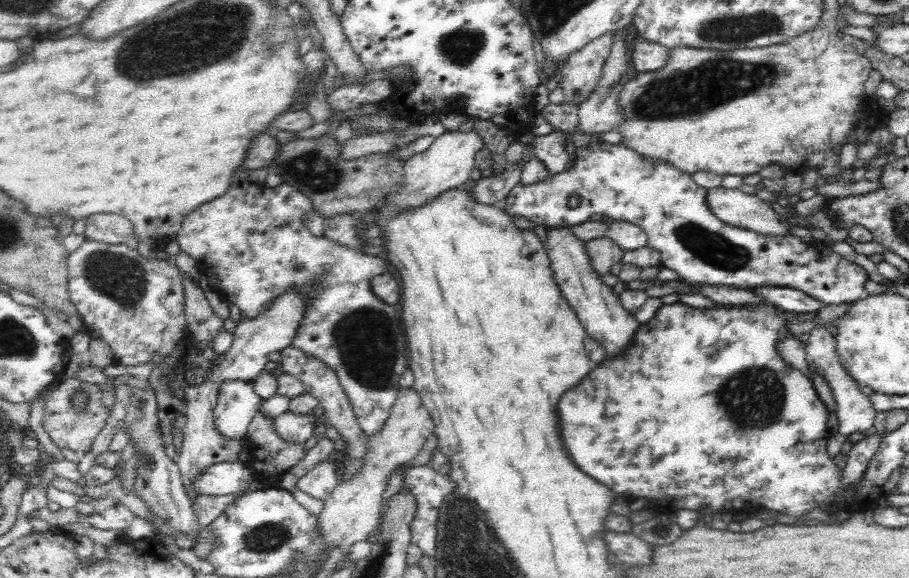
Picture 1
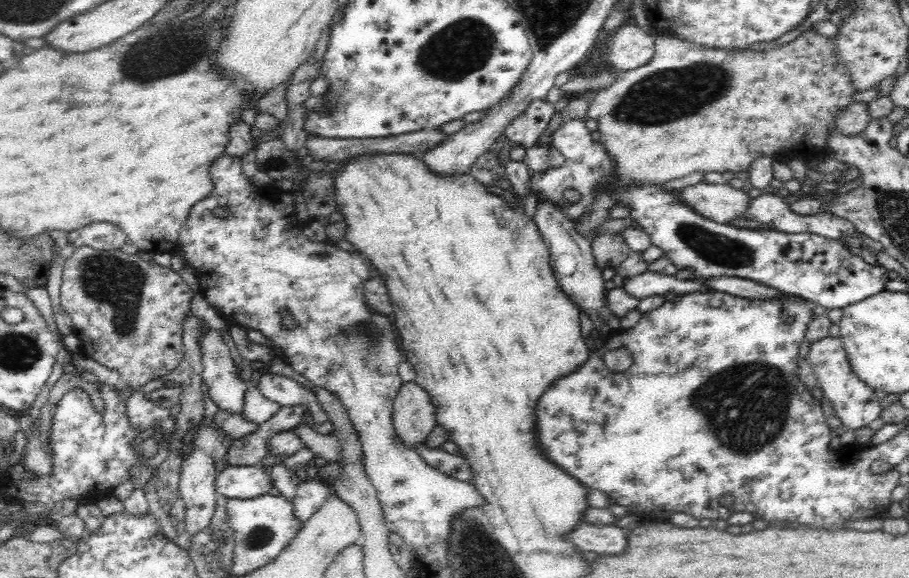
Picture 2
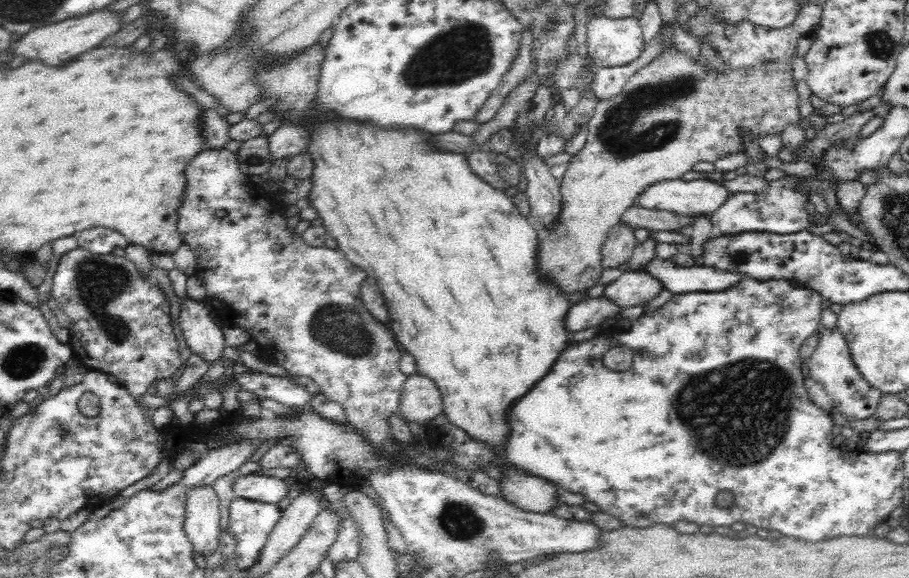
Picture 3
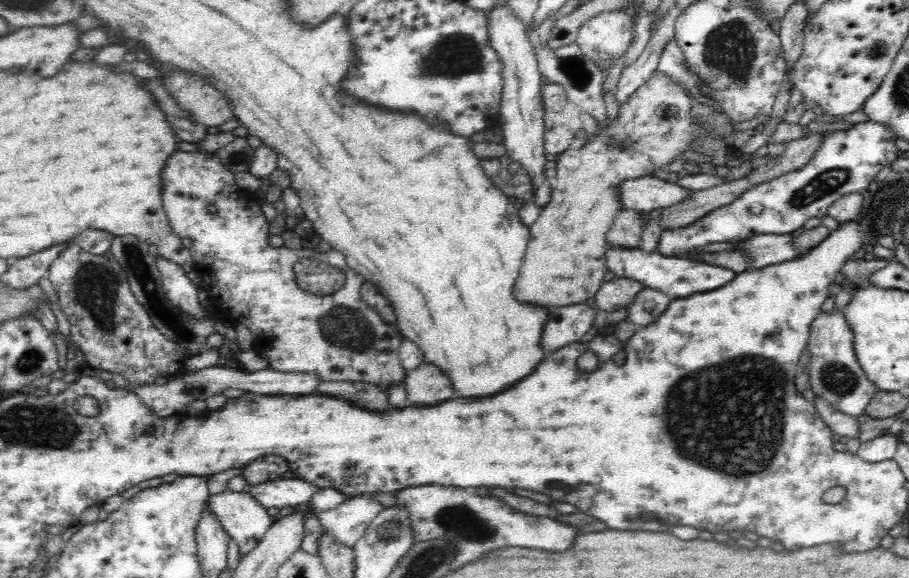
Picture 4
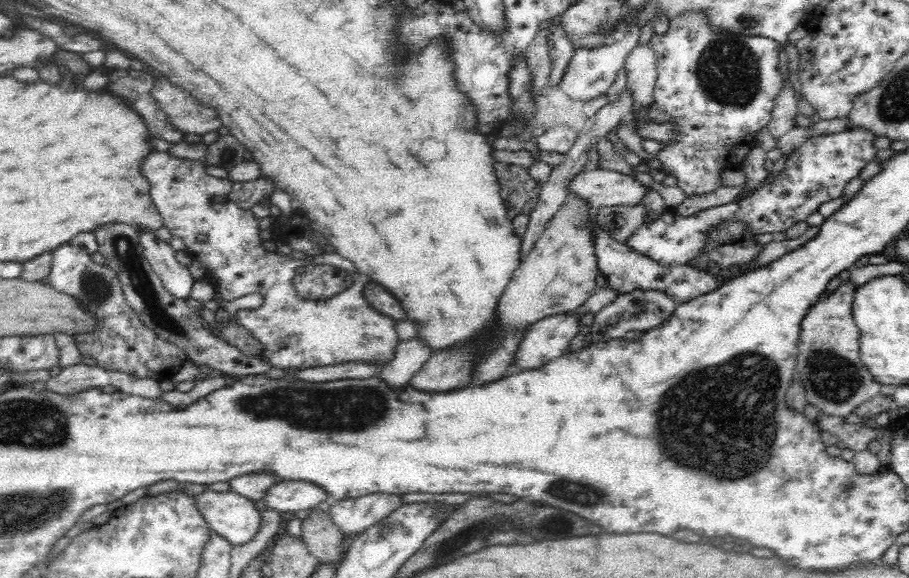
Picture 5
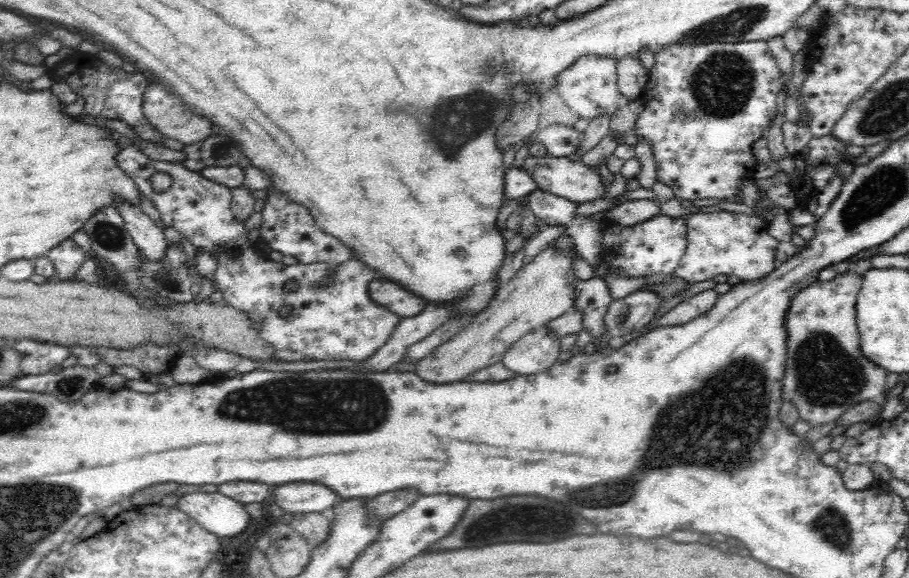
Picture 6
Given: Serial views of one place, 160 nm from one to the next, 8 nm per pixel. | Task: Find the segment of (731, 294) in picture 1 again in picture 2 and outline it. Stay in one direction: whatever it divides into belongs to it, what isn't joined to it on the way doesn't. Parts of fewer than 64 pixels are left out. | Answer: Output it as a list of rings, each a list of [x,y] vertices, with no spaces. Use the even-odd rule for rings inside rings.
[[[650,271],[624,279],[620,287],[628,295],[638,300],[648,298],[648,296],[664,296],[667,292],[677,295],[690,294],[690,292],[710,292],[710,288],[702,285],[701,282],[679,280],[675,276]]]

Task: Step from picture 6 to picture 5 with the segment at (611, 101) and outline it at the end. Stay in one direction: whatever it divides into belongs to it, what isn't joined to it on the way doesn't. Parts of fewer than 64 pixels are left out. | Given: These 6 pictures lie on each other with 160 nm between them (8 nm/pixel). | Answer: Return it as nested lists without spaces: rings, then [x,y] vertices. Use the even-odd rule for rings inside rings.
[[[630,27],[623,35],[618,34],[617,38],[608,44],[605,43],[596,48],[576,48],[558,86],[570,99],[582,101],[582,104],[598,96],[606,95],[610,86],[618,78],[628,52],[637,46],[640,32],[638,27]]]

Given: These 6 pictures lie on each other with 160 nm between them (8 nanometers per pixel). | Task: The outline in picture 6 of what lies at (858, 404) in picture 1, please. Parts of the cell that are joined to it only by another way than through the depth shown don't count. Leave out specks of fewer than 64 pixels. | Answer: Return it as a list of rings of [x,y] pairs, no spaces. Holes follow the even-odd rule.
[[[847,271],[821,282],[819,279],[804,286],[790,296],[790,306],[786,310],[782,326],[786,329],[788,354],[786,354],[786,374],[782,378],[782,401],[788,401],[798,409],[798,420],[808,422],[810,428],[835,422],[848,408],[867,400],[875,400],[886,390],[887,372],[881,366],[864,358],[857,327],[856,303],[863,278]]]

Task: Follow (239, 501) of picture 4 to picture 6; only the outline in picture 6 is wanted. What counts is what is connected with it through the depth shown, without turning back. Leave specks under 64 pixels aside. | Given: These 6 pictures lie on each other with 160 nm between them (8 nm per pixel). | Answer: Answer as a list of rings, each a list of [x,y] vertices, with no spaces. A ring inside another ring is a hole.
[[[218,492],[185,494],[178,497],[175,506],[192,517],[205,531],[220,538],[236,536],[253,522],[243,504]]]

